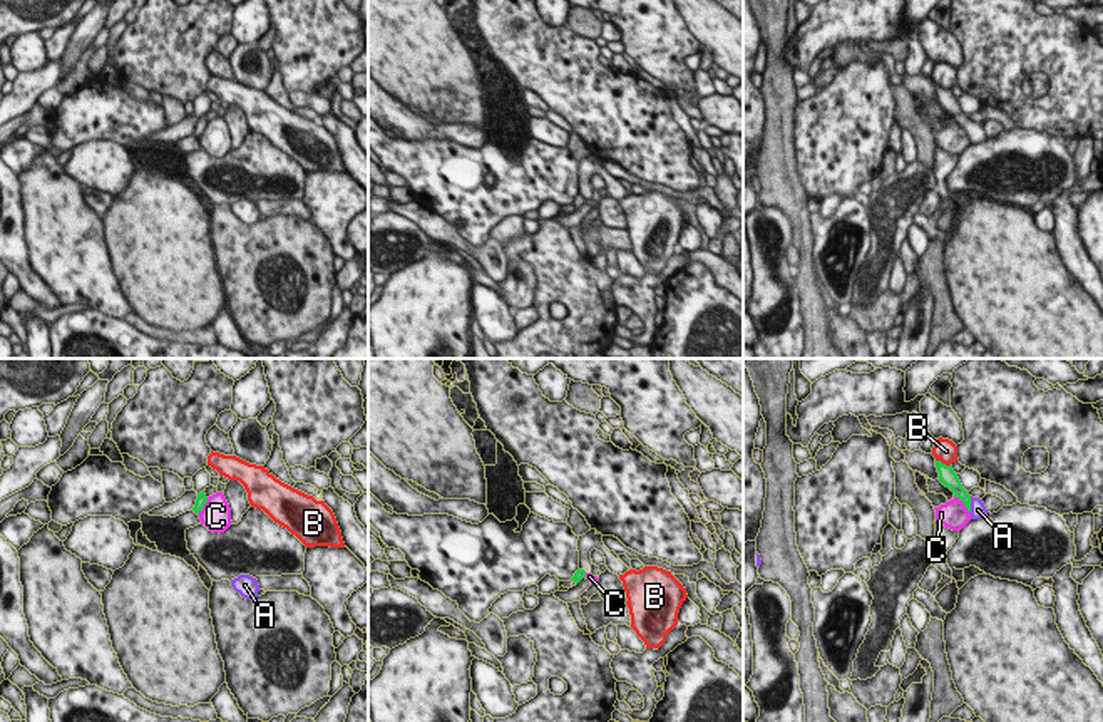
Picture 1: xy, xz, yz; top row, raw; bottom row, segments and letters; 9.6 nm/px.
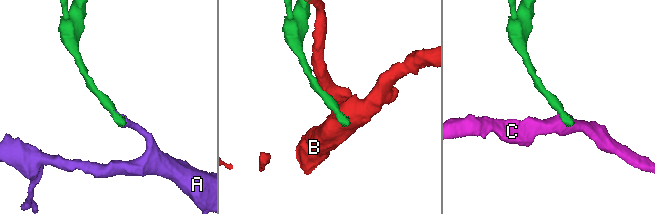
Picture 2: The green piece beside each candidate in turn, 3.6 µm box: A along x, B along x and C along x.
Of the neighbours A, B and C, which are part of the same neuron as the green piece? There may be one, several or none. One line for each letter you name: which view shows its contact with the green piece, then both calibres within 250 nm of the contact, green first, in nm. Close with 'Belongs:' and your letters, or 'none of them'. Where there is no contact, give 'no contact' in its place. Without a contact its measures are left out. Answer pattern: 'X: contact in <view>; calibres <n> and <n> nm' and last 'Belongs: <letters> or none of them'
A: contact in yz; calibres 130 and 160 nm
Belongs: A

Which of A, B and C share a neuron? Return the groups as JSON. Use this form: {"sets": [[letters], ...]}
{"sets": [["A"], ["B"], ["C"]]}

